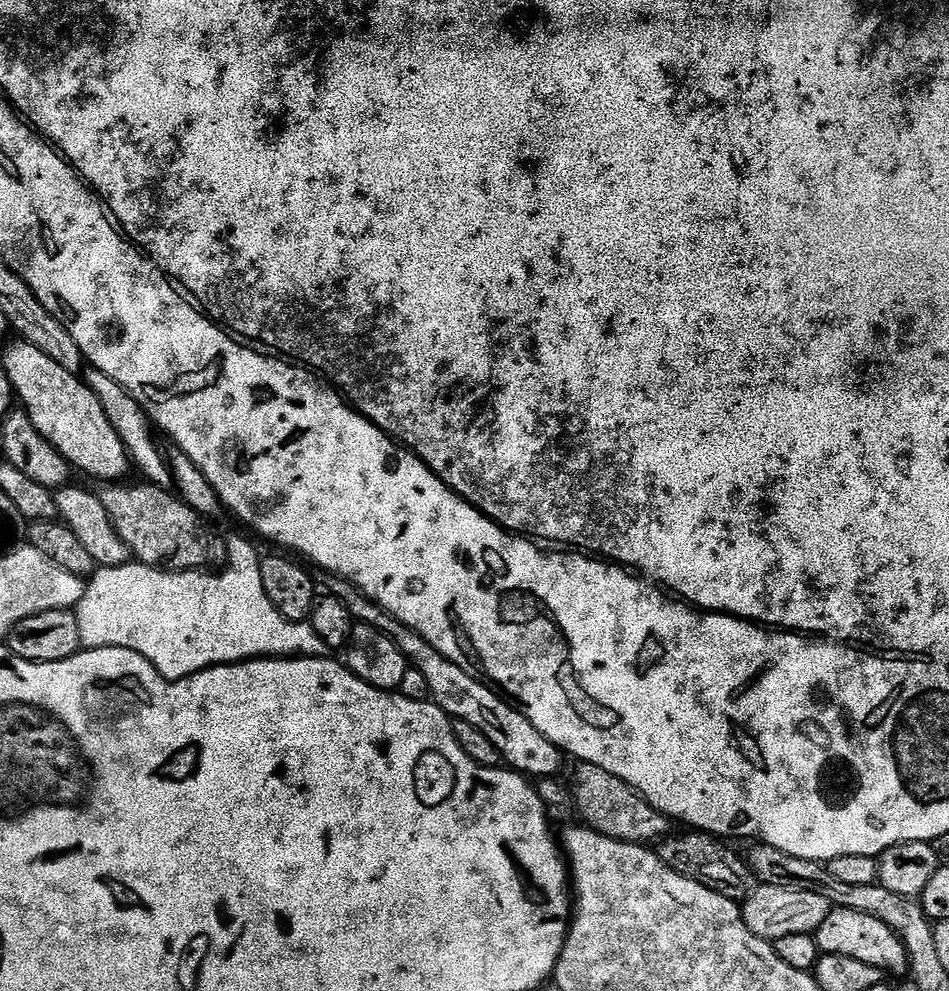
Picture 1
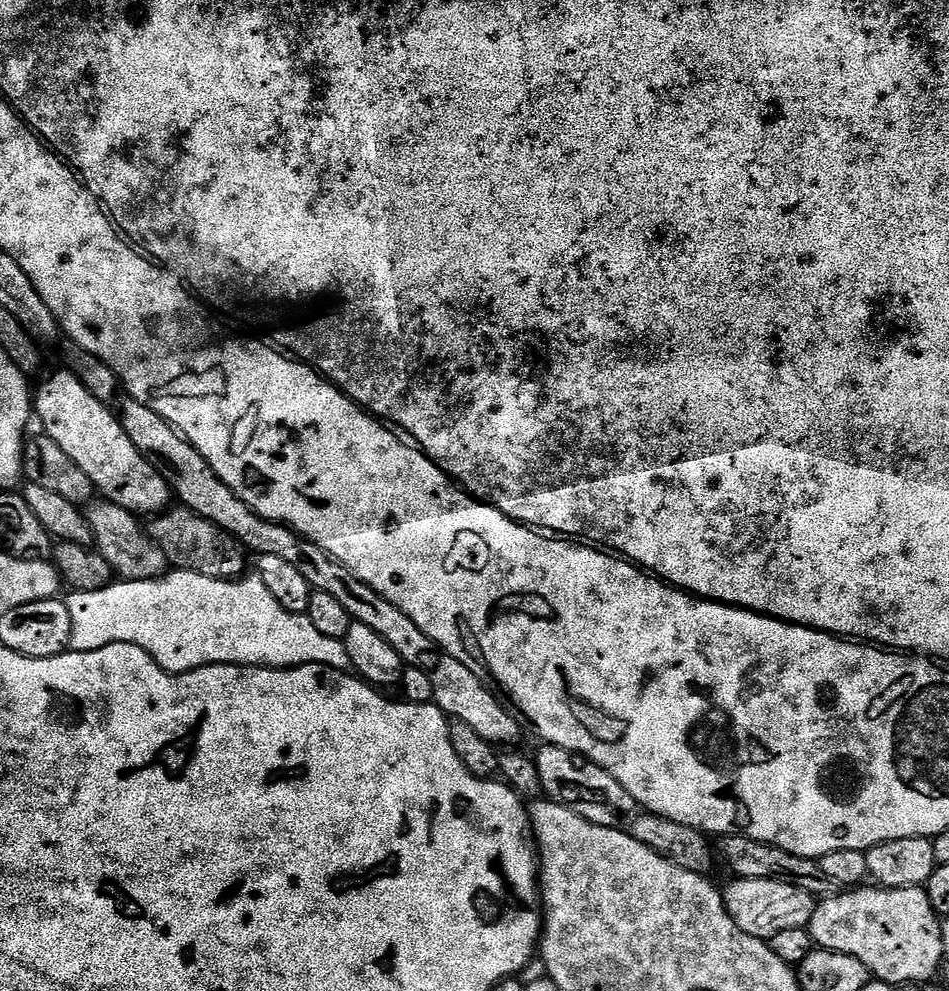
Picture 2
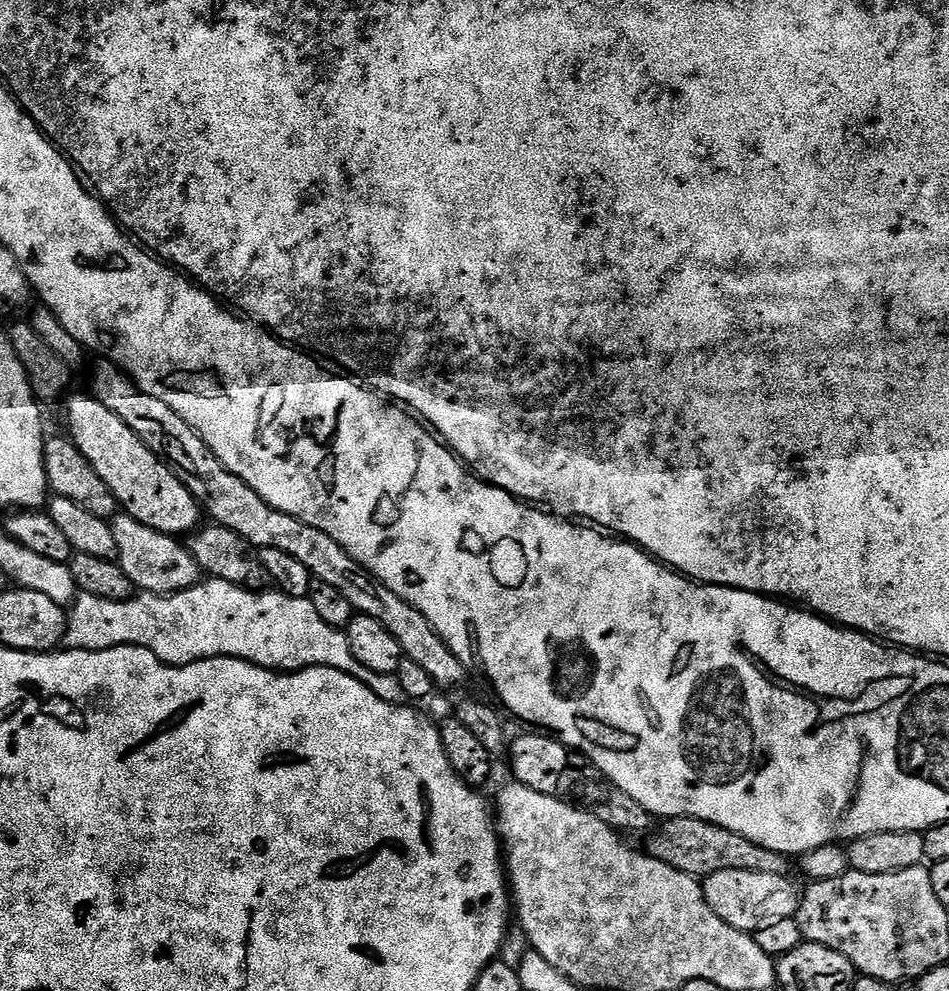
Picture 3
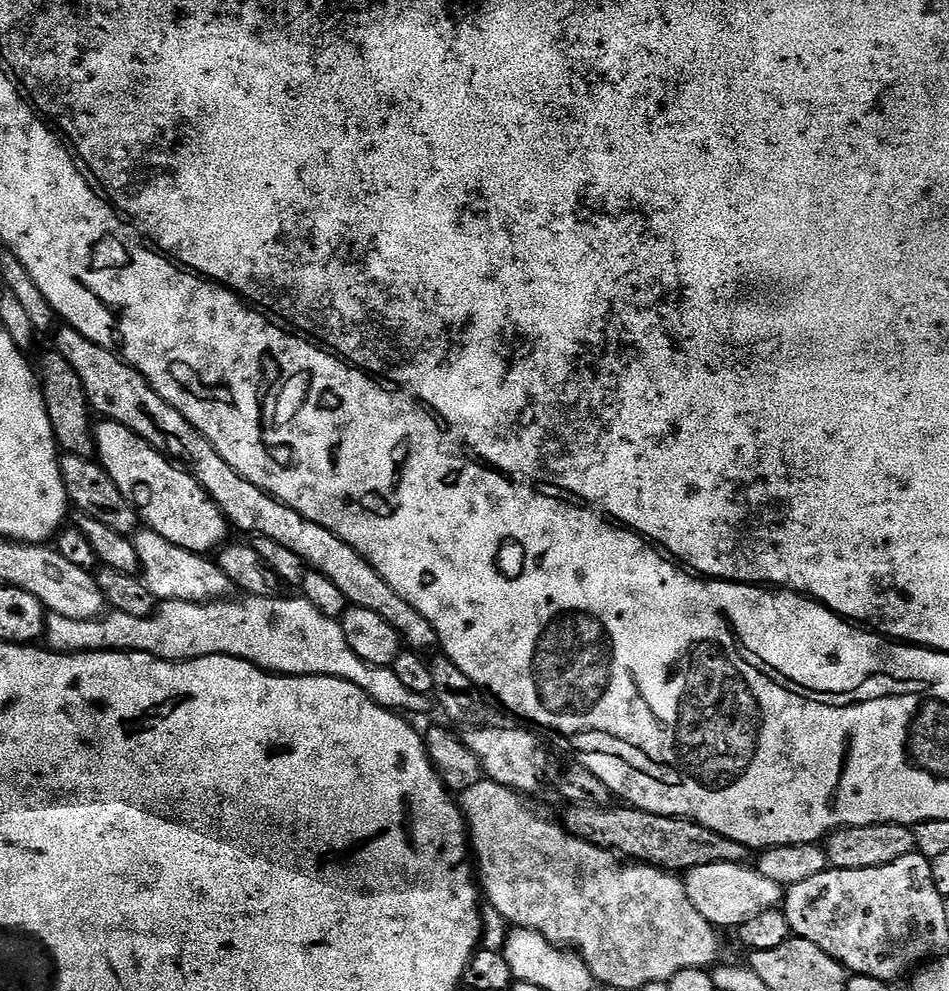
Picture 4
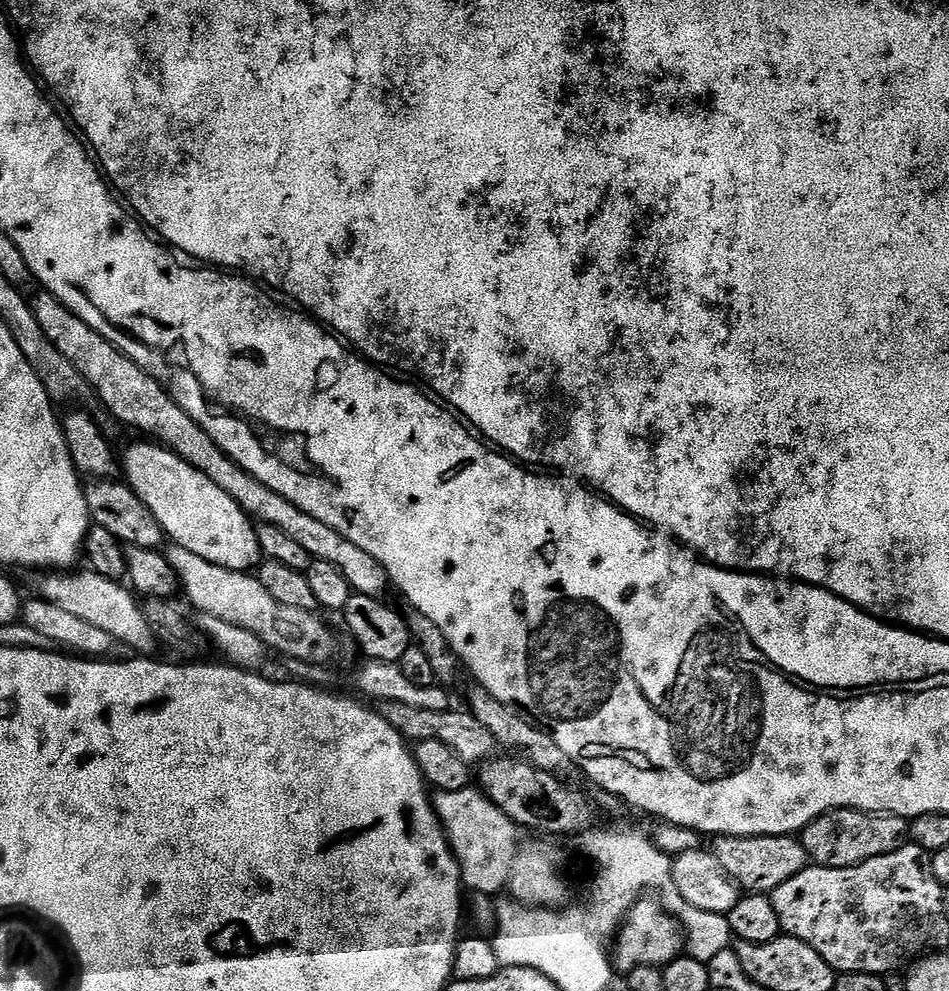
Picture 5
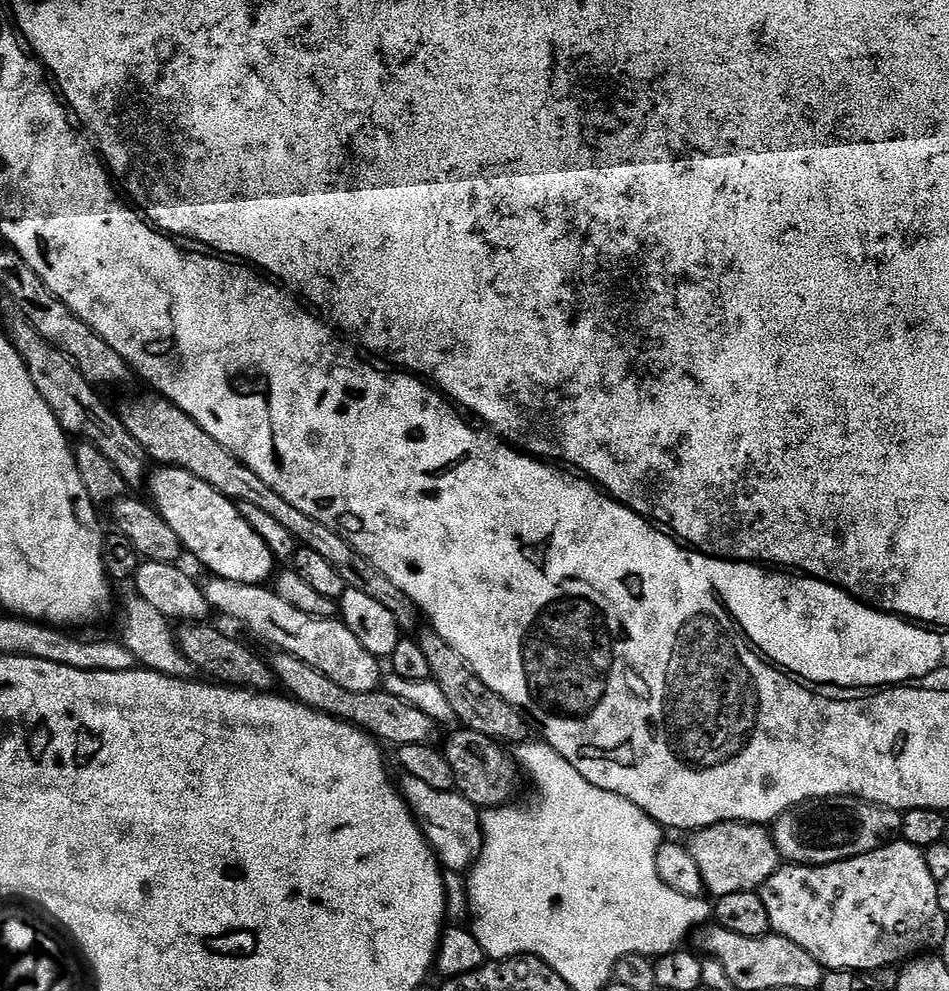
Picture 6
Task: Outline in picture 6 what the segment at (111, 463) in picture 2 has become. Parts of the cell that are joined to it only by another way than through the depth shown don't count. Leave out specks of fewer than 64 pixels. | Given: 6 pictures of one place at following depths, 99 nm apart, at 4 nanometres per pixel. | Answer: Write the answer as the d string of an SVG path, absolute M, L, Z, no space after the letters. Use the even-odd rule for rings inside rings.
M160 466L147 477L146 492L152 495L151 503L166 526L178 536L185 553L192 555L202 567L209 568L213 577L235 584L258 585L273 579L272 551L246 522L243 511L218 494L218 490L181 468Z

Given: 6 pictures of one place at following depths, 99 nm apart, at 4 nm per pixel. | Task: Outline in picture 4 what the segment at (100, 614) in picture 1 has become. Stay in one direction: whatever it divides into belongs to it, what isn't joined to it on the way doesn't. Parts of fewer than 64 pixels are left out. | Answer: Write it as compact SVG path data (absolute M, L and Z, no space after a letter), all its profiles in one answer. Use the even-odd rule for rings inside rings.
M250 596L241 599L241 604L235 604L232 598L207 604L165 600L155 614L146 618L109 611L95 620L79 620L48 612L44 618L42 640L51 651L65 654L141 652L159 660L177 662L203 656L233 656L263 668L265 672L282 676L337 676L358 686L378 706L397 714L427 710L429 697L414 694L390 666L374 666L350 650L350 642L346 642L339 620L326 618L326 614L314 610L314 606L303 598L284 599Z

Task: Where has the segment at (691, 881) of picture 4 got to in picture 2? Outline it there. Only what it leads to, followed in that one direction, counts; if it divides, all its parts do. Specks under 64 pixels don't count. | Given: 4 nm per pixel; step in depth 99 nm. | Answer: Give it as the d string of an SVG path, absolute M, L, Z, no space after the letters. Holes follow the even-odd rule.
M739 878L731 882L733 884L722 892L730 918L734 918L738 930L765 942L782 930L807 928L818 903L817 897L811 896L806 890L798 890L798 886L790 886L786 882Z

